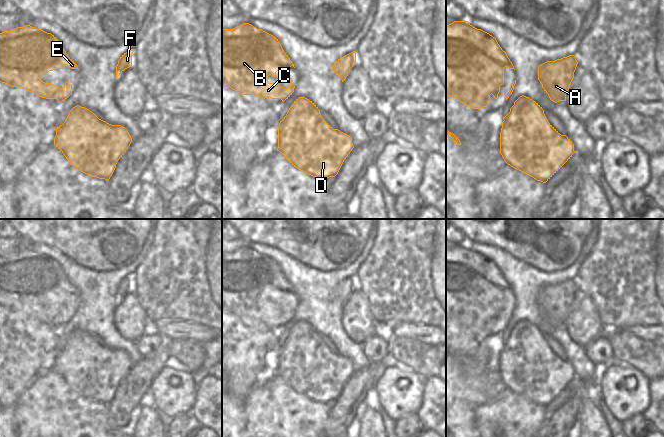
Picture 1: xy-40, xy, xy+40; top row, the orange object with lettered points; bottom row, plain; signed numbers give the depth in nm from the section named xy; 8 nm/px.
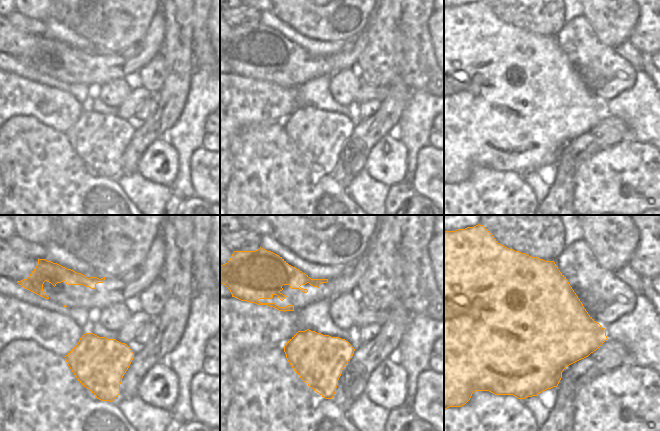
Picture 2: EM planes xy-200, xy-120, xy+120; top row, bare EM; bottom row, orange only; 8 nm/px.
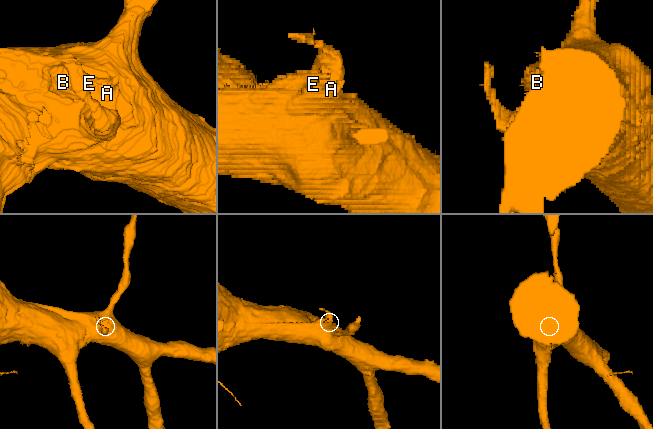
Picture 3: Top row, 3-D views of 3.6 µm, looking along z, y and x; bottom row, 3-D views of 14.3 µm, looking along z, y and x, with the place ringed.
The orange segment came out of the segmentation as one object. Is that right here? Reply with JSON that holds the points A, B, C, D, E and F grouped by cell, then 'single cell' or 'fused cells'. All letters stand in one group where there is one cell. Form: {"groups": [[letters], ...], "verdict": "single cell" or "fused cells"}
{"groups": [["A", "B", "C", "E", "F"], ["D"]], "verdict": "fused cells"}

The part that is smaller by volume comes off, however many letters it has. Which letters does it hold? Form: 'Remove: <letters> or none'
Remove: D

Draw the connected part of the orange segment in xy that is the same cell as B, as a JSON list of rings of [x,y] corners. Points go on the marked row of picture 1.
[[[243,23],[233,29],[222,30],[222,84],[241,95],[255,95],[261,99],[281,99],[284,102],[294,92],[296,84],[291,80],[285,89],[268,82],[268,76],[276,76],[277,71],[289,69],[294,64],[284,52],[280,42],[273,35]]]

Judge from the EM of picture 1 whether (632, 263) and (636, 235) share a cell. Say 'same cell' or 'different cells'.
different cells

